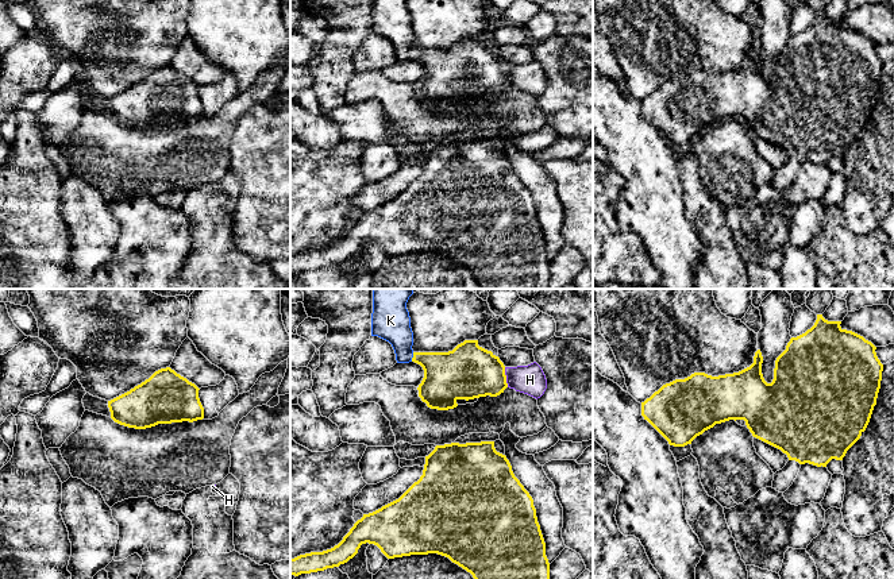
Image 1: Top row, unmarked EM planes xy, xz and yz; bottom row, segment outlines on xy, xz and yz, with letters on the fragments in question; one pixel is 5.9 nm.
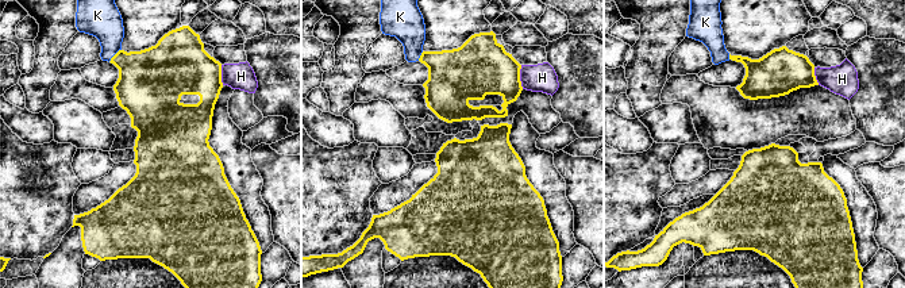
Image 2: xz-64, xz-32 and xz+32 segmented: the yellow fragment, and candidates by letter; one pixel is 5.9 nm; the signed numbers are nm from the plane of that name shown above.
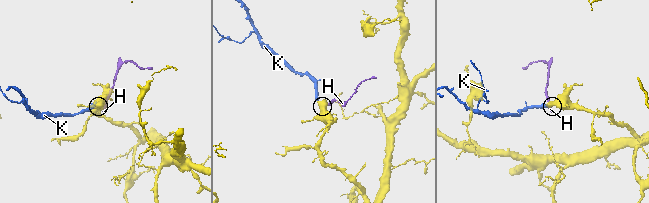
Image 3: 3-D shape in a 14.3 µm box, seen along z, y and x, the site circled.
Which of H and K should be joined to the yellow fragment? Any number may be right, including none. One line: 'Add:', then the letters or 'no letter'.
Add: K

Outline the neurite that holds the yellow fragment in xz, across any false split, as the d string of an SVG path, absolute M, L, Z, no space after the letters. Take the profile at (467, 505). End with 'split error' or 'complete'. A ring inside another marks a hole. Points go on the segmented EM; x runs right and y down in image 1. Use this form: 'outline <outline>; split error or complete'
outline M494 441L436 445L425 456L420 479L398 499L363 514L334 548L290 559L290 575L298 576L339 567L352 559L366 543L377 545L388 559L428 553L446 556L470 572L474 579L550 579L546 543L533 499L515 476L506 456L496 451Z; complete

